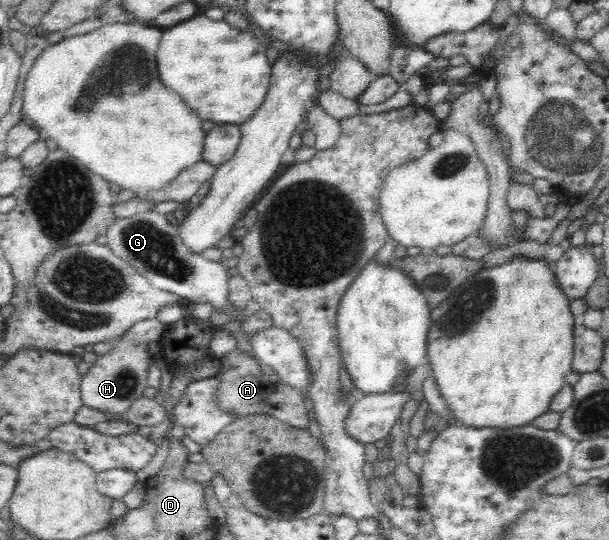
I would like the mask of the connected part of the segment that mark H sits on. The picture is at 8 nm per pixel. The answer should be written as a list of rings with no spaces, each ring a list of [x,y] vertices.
[[[149,318],[139,320],[134,326],[131,326],[123,339],[117,338],[116,348],[108,354],[99,356],[89,366],[84,376],[80,375],[80,403],[82,403],[82,407],[104,412],[104,415],[112,417],[108,418],[108,421],[124,417],[132,404],[143,398],[144,390],[147,388],[146,368],[151,356],[138,343],[158,341],[164,329],[165,325],[156,318]]]

